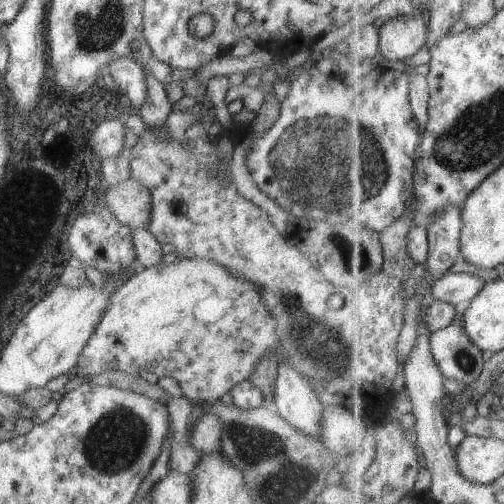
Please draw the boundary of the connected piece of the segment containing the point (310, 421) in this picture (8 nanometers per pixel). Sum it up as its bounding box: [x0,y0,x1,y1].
[273,365,323,442]

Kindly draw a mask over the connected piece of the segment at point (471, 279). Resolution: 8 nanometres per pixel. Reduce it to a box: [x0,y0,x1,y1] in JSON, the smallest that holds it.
[433,273,483,306]

